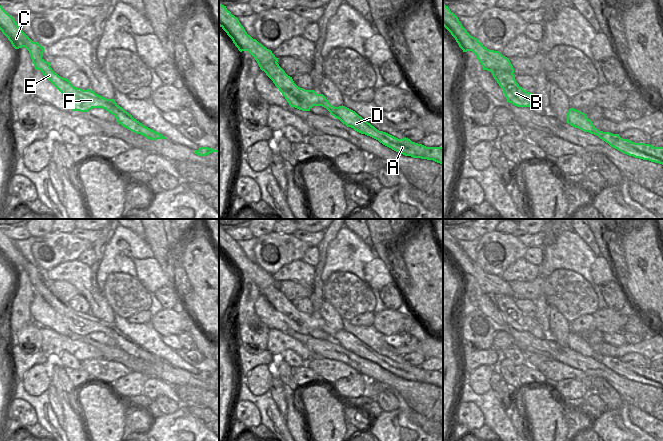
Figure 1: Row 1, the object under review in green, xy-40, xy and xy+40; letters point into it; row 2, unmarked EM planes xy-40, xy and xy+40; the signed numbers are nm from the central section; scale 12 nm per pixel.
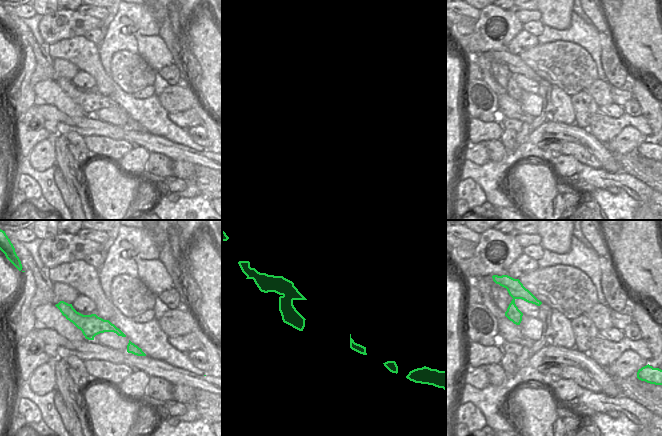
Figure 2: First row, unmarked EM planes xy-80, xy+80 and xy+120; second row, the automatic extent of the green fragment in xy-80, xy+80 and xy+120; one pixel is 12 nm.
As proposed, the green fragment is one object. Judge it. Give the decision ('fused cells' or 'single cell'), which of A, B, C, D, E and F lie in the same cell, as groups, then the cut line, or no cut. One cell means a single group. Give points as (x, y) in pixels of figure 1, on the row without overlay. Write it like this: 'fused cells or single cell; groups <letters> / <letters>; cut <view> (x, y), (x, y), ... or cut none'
fused cells; groups A B D E F / C; cut xy+40 (490, 294), (507, 294), (512, 297)

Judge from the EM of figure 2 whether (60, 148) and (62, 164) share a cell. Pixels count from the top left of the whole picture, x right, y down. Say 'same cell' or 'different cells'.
same cell

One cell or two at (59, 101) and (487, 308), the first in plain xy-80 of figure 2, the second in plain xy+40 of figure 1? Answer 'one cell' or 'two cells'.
one cell

